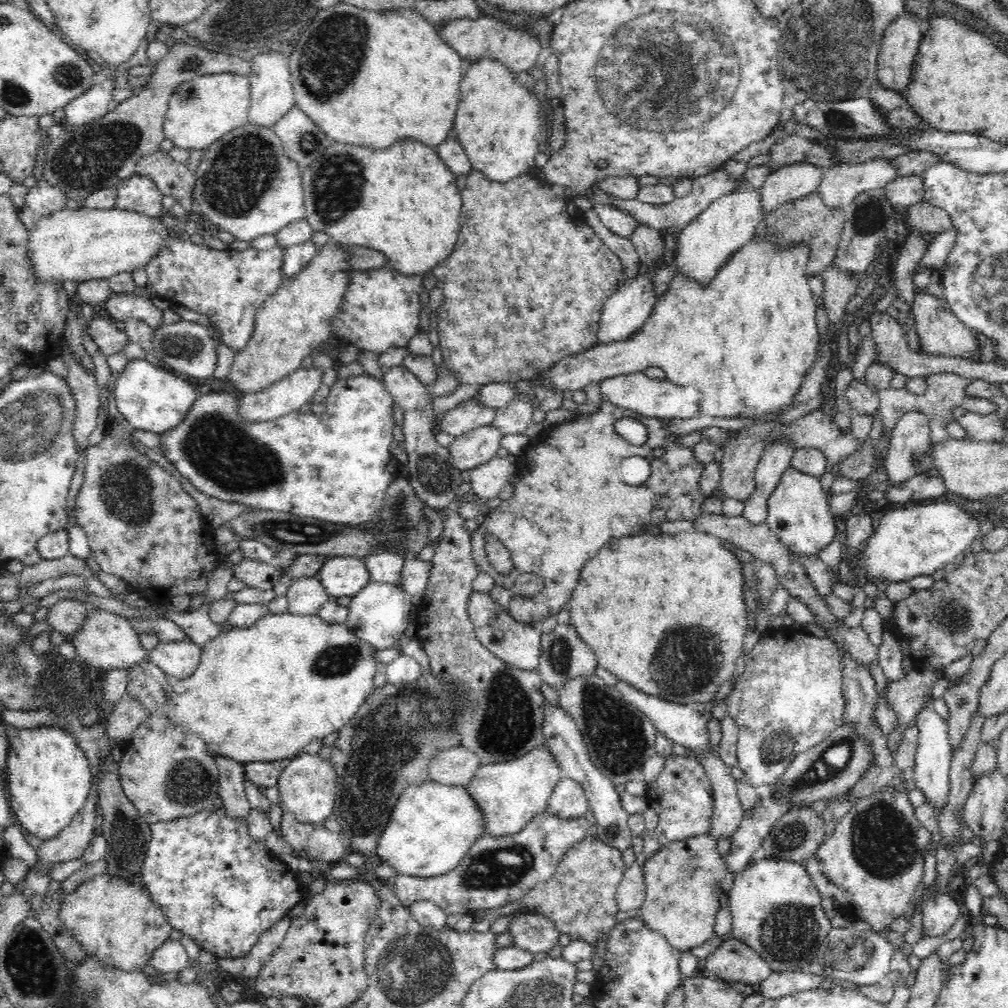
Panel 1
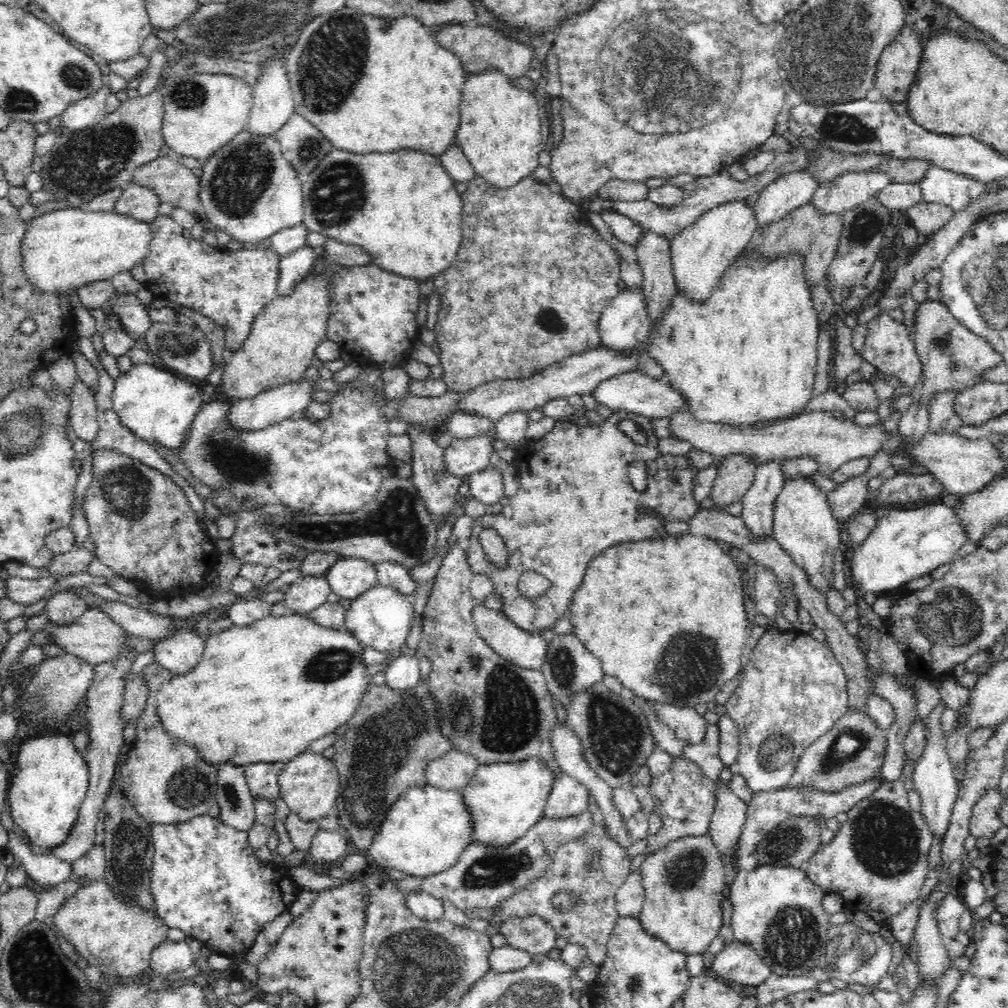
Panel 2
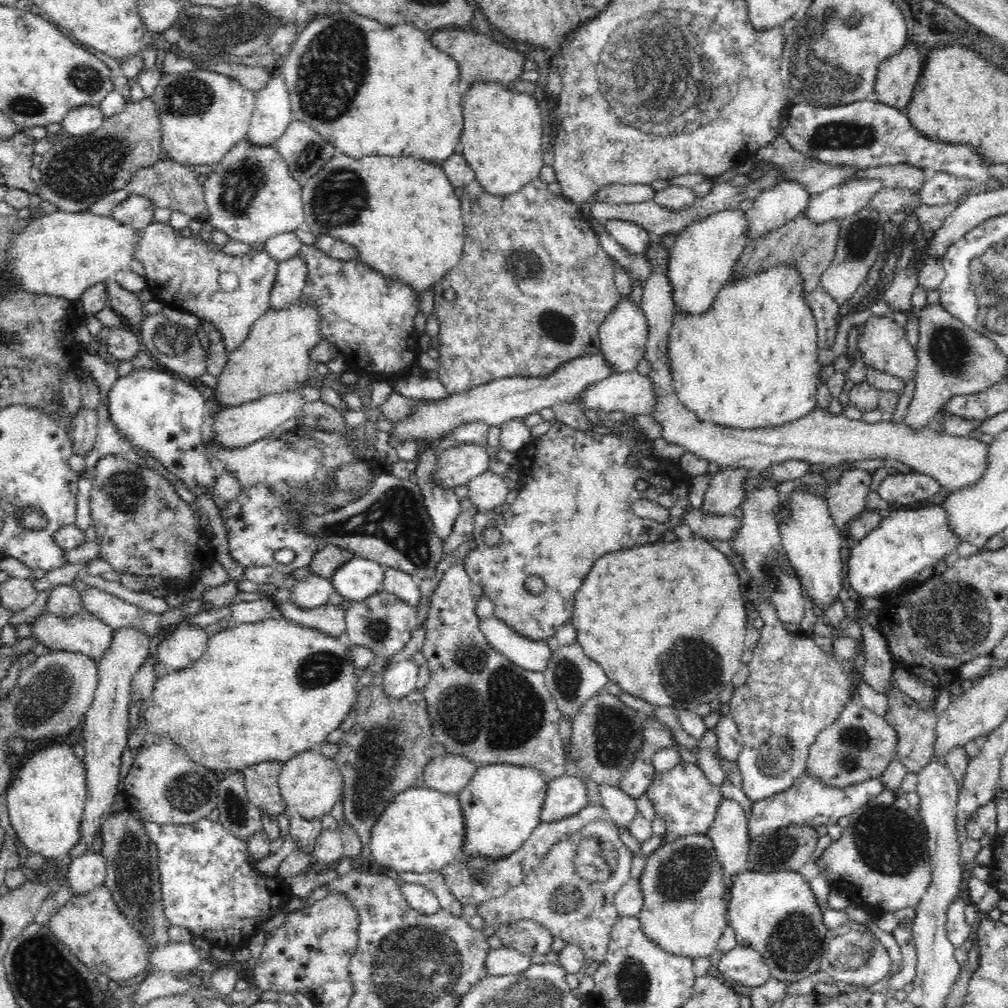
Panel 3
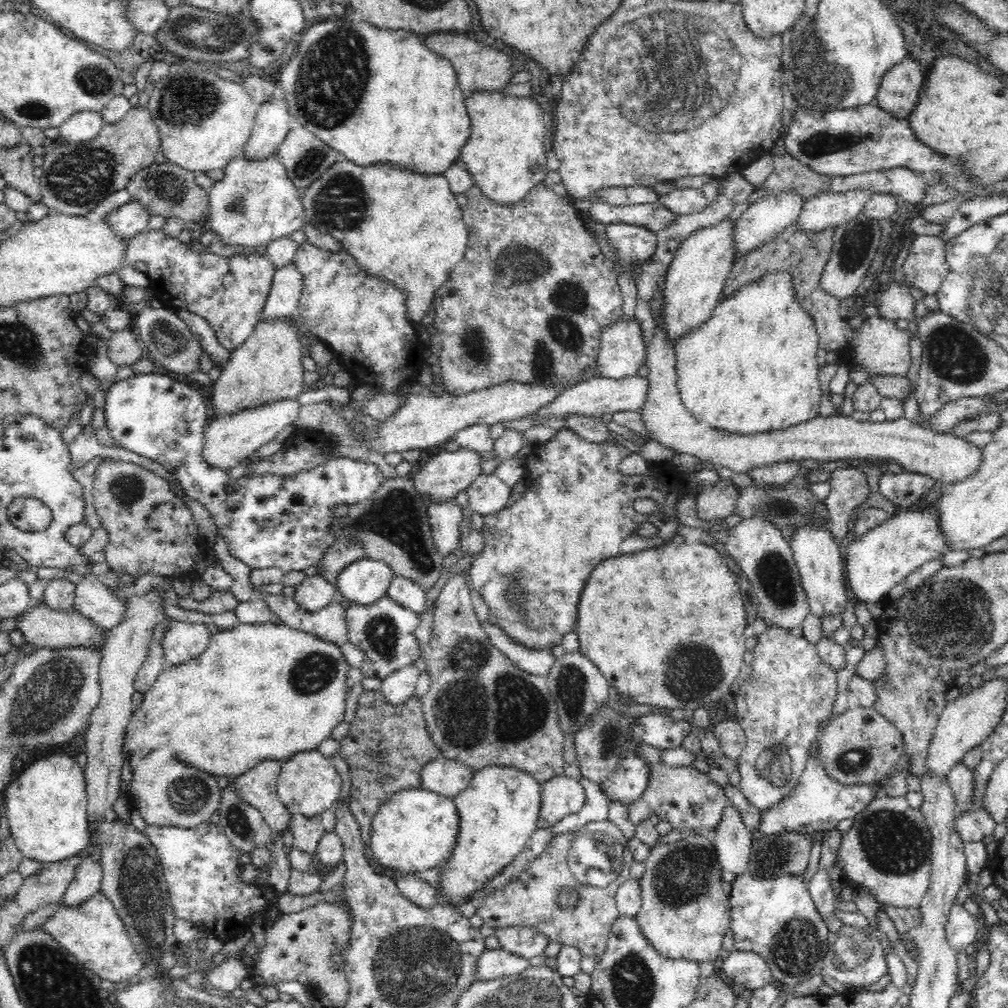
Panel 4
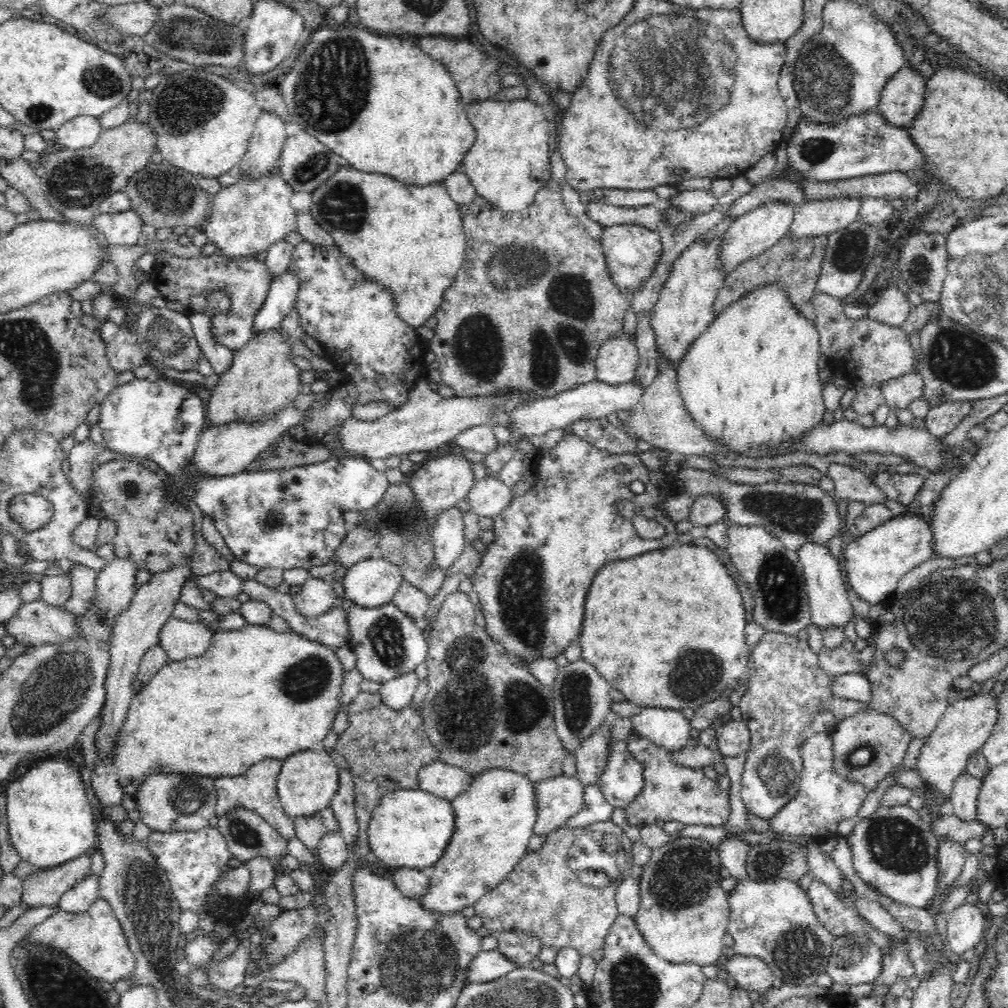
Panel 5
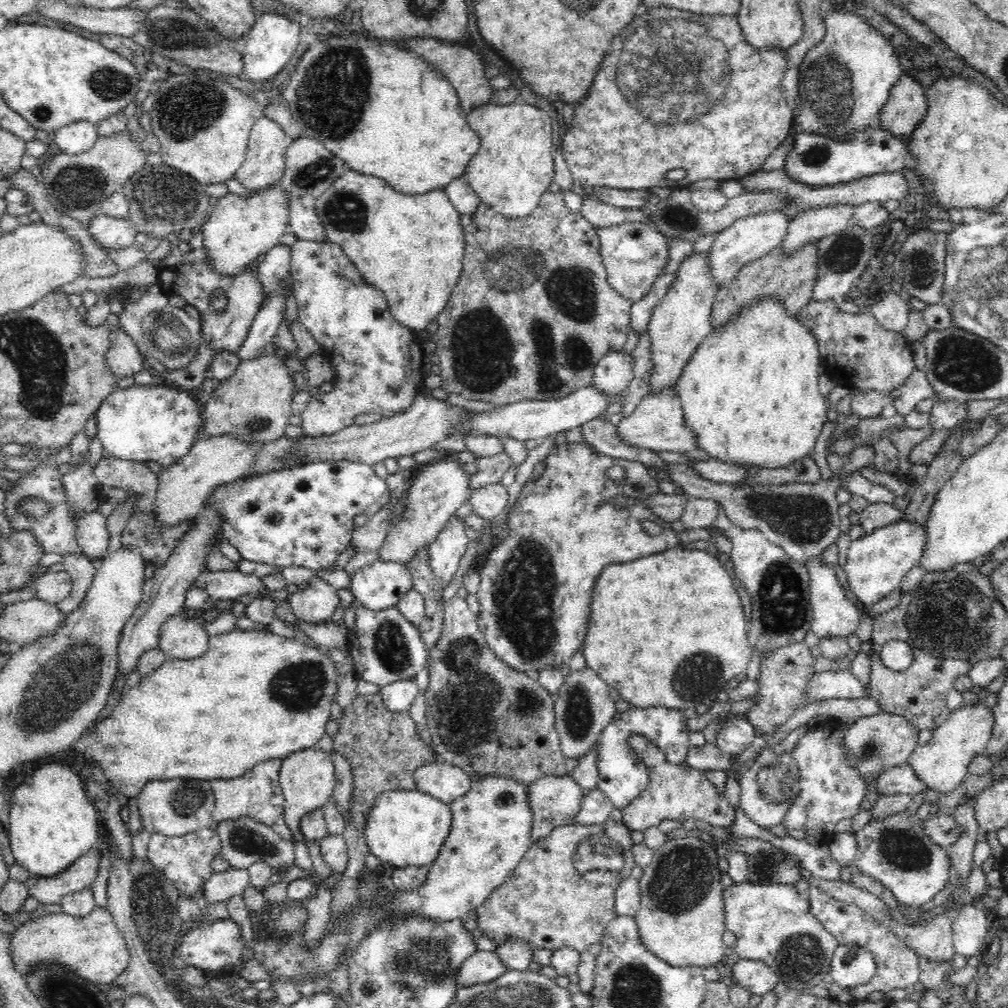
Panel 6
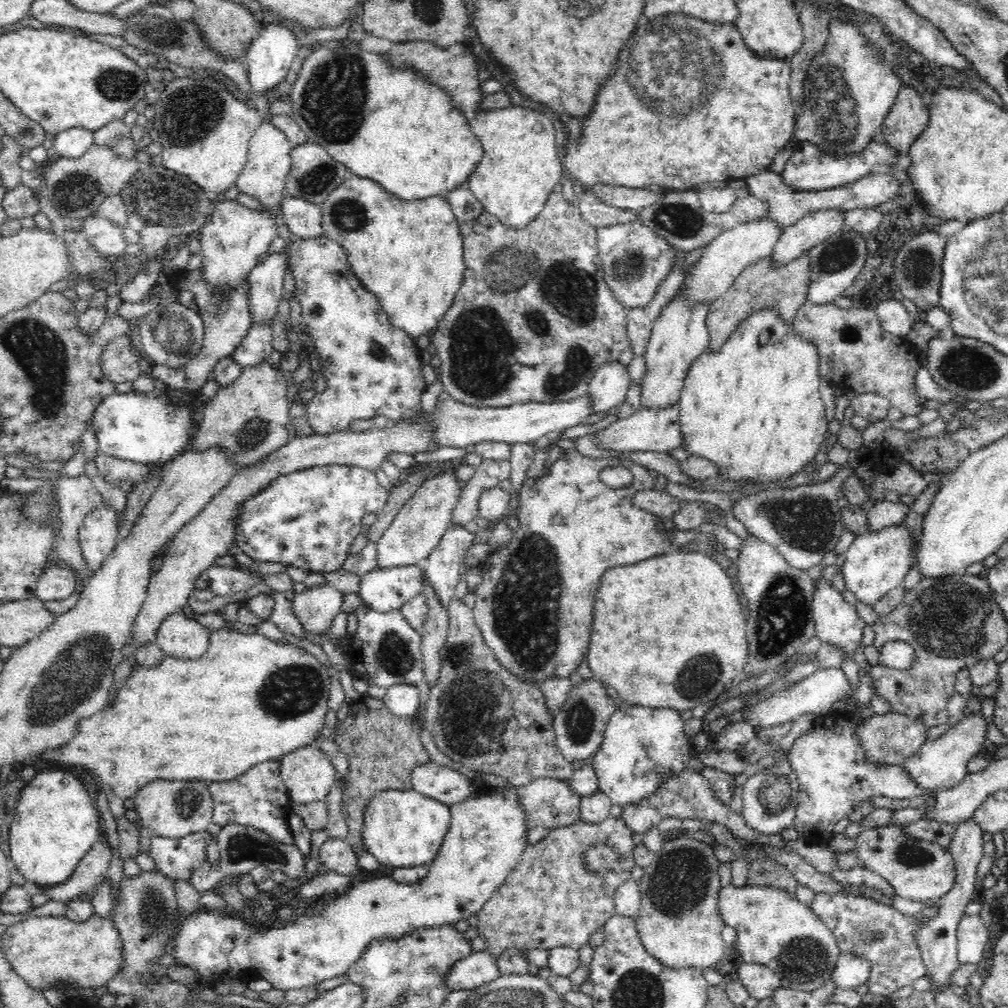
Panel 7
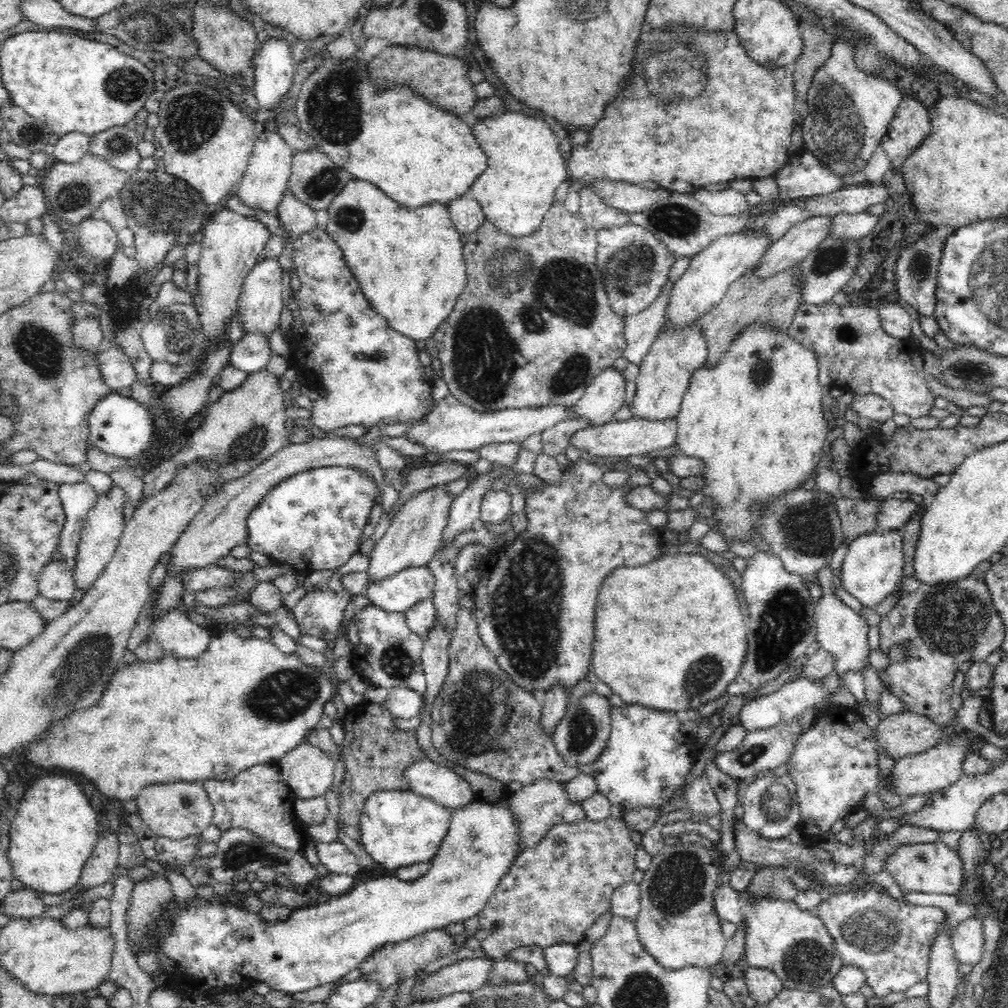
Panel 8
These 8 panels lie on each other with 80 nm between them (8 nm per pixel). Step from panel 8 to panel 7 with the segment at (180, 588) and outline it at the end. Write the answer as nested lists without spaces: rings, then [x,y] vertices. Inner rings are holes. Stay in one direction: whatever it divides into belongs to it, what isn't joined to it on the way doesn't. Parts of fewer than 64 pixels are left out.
[[[422,408],[418,415],[410,419],[398,421],[389,420],[384,429],[373,427],[366,431],[354,431],[350,428],[326,434],[308,434],[295,436],[284,446],[274,451],[267,459],[255,462],[252,466],[242,468],[230,480],[230,484],[206,504],[188,524],[185,524],[178,534],[169,542],[162,564],[153,573],[146,588],[146,600],[134,618],[134,625],[130,636],[126,638],[126,645],[130,652],[141,646],[156,643],[157,632],[167,616],[175,612],[183,612],[188,604],[188,598],[195,589],[195,582],[205,570],[208,570],[221,556],[234,546],[234,528],[236,528],[236,508],[270,485],[272,480],[282,474],[290,474],[296,470],[324,466],[326,464],[351,464],[360,468],[367,468],[375,472],[388,456],[394,452],[406,453],[414,456],[417,452],[430,449],[429,443],[434,440],[434,416],[436,410],[427,413]]]

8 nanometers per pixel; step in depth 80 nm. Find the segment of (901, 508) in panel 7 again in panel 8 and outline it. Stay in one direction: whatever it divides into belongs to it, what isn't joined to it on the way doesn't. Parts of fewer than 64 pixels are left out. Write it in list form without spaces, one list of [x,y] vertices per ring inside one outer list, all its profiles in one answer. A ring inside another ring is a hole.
[[[892,496],[880,502],[880,509],[876,514],[877,530],[892,530],[904,528],[910,516],[918,510],[918,504],[910,500],[895,500]]]

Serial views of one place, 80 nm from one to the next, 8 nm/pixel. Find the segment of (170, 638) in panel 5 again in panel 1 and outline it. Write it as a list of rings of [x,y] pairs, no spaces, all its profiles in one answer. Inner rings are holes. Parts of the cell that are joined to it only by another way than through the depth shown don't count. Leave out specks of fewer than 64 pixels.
[[[191,640],[178,642],[160,641],[149,651],[146,660],[158,666],[173,681],[192,676],[198,668],[202,649]]]

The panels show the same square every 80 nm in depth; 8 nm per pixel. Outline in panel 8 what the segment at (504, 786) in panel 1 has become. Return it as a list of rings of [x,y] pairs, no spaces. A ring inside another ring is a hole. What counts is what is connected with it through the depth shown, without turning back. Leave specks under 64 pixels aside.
[[[500,798],[473,799],[470,804],[454,808],[447,836],[425,876],[410,882],[400,881],[397,877],[366,880],[330,902],[313,908],[308,905],[294,909],[289,918],[283,921],[268,923],[261,916],[232,903],[225,903],[222,899],[214,903],[199,900],[184,910],[177,910],[175,905],[169,916],[170,932],[162,937],[160,948],[177,963],[182,972],[165,975],[167,986],[175,986],[184,995],[205,992],[213,996],[225,991],[239,992],[255,982],[264,982],[271,990],[282,990],[289,994],[304,992],[338,981],[358,969],[376,948],[382,948],[384,944],[408,941],[412,936],[477,916],[521,853],[520,825],[509,806],[508,798]]]

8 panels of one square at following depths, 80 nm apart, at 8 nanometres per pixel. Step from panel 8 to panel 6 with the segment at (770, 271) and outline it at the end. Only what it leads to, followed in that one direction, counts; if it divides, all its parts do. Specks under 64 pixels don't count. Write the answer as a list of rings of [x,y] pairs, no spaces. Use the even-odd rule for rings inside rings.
[[[834,204],[820,208],[801,208],[791,220],[782,246],[786,252],[796,252],[810,240],[820,240],[825,236],[848,228],[854,204]]]

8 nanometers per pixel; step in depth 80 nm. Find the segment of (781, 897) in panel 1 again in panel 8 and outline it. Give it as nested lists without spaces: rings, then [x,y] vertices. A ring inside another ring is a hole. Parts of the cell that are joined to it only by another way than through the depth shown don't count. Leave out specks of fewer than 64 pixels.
[[[721,884],[714,894],[714,907],[721,921],[728,920],[736,928],[744,929],[748,965],[774,972],[786,988],[806,992],[818,990],[833,983],[843,966],[833,936],[823,920],[799,908],[794,900],[758,897],[748,890],[738,892]]]

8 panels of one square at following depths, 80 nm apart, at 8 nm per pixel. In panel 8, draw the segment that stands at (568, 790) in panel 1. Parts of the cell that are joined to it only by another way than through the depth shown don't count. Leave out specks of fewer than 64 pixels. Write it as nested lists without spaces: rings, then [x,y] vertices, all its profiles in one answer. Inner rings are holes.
[[[548,778],[534,780],[532,784],[522,785],[509,798],[510,808],[520,825],[520,852],[542,842],[548,831],[558,824],[578,823],[586,819],[582,805],[577,800],[570,800],[566,794],[565,783]]]

